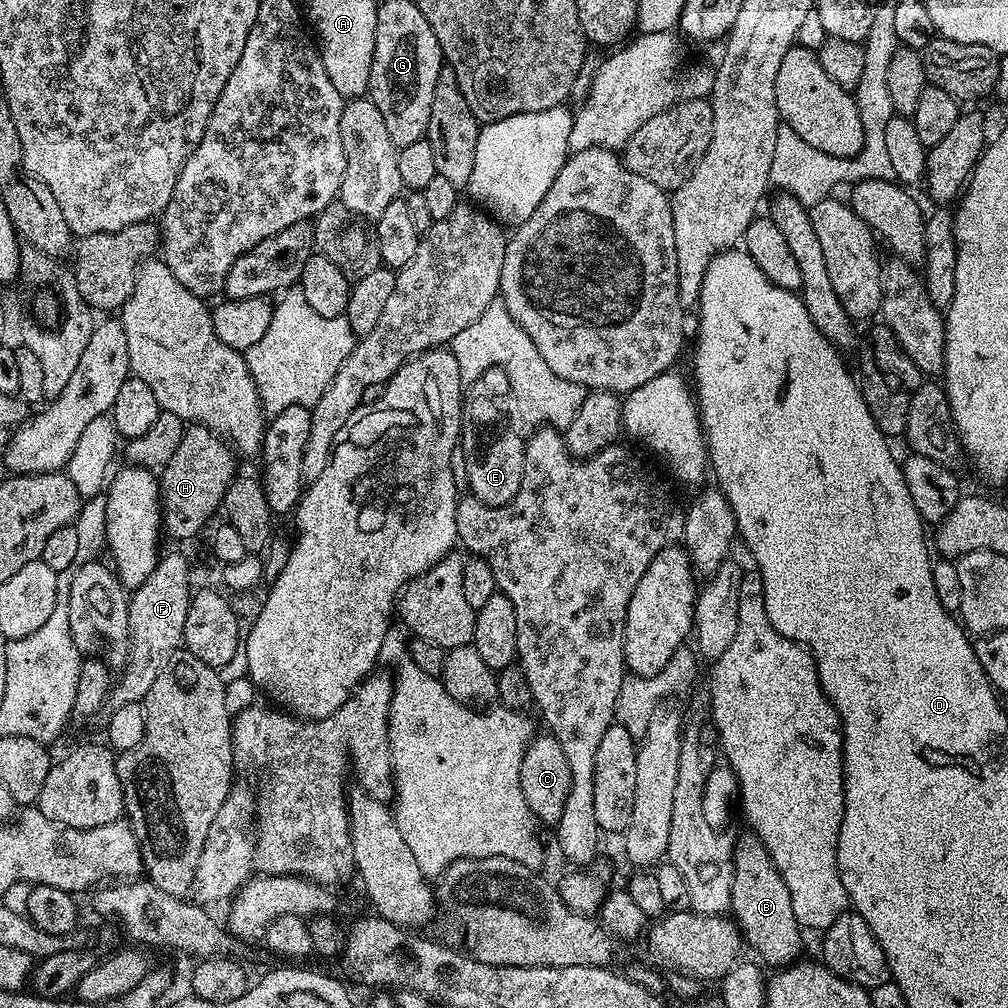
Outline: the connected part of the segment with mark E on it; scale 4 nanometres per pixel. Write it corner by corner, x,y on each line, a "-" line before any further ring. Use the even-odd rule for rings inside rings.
476,396
465,403
462,408
462,436
465,454
468,456
466,471
469,475
468,492
478,498
486,506
506,506
518,494
524,477
524,446
525,437
516,432
500,432
486,444
475,444
472,439
476,432
483,430
487,424
492,424
499,418
500,412
496,404
488,396
-
468,439
468,441
466,441

